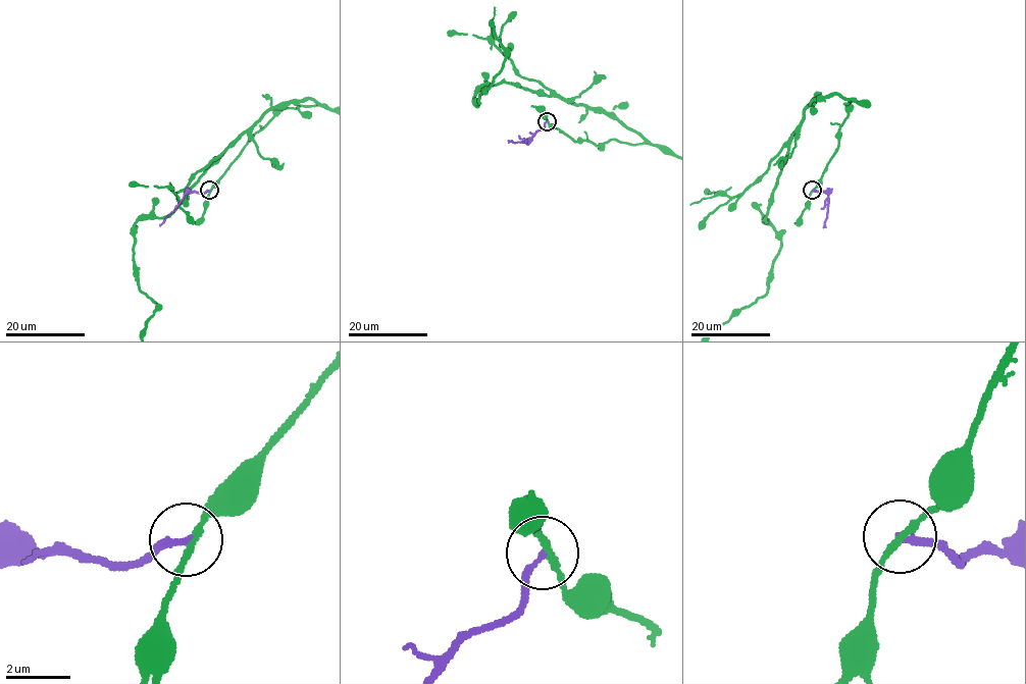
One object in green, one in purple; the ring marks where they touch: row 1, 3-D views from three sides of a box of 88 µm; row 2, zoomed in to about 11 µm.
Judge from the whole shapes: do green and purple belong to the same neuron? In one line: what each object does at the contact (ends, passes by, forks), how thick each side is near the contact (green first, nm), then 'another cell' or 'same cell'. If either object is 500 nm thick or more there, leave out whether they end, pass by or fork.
green passes by; purple ends; calibres 200 and 200 nm; another cell

